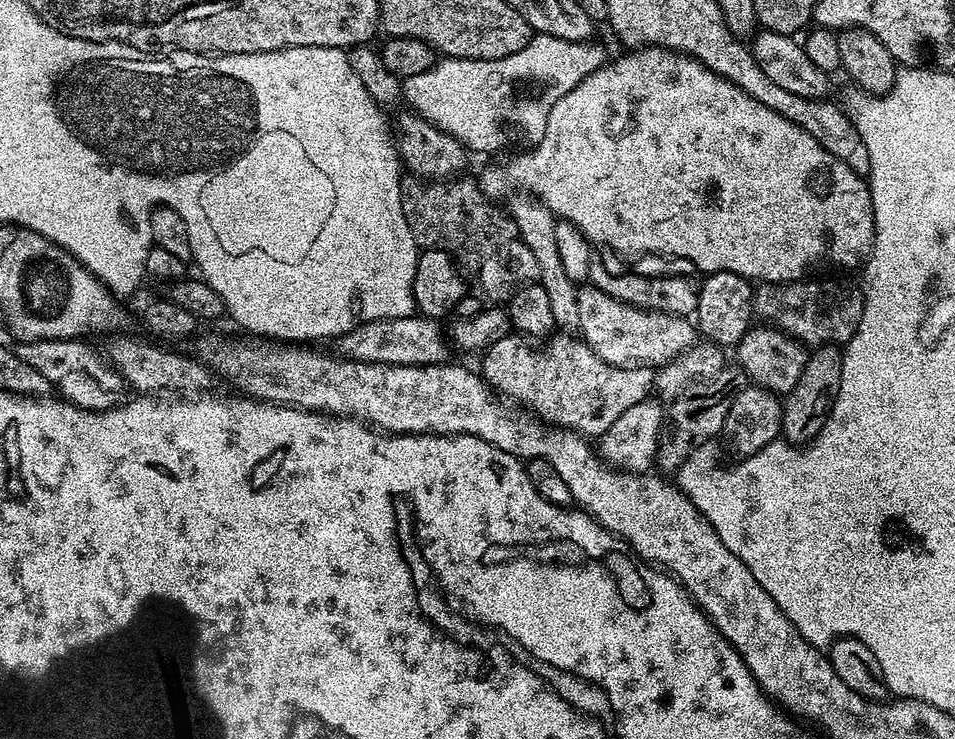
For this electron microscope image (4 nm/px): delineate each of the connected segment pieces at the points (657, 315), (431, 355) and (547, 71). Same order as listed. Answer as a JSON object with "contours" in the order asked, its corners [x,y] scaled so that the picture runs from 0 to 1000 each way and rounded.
{"contours":[[[[618,382],[604,388],[603,395],[608,437],[606,453],[622,474],[622,479],[626,479],[626,484],[643,498],[694,495],[701,493],[710,479],[714,479],[724,465],[730,464],[731,444],[721,429],[704,428],[701,422],[687,422],[683,417],[665,417],[647,403],[639,403],[639,398],[626,392]]],[[[439,425],[407,433],[384,433],[381,438],[374,438],[373,444],[363,449],[361,455],[355,456],[356,472],[354,476],[357,483],[365,487],[378,487],[393,493],[463,493],[467,487],[467,482],[465,482],[467,449],[466,445],[464,449],[461,442],[462,440],[458,434]]],[[[558,47],[557,55],[542,73],[534,73],[520,81],[475,81],[462,80],[453,87],[450,95],[442,100],[426,104],[421,114],[421,130],[425,137],[428,130],[440,130],[440,146],[435,153],[444,162],[449,162],[455,173],[465,179],[473,179],[483,173],[490,179],[488,195],[498,206],[519,206],[528,195],[528,177],[532,168],[546,173],[557,192],[565,189],[572,176],[572,165],[576,160],[576,149],[580,149],[580,138],[592,127],[597,127],[605,111],[609,111],[622,95],[634,87],[632,65],[625,57],[610,54],[594,54],[579,49]]]]}

